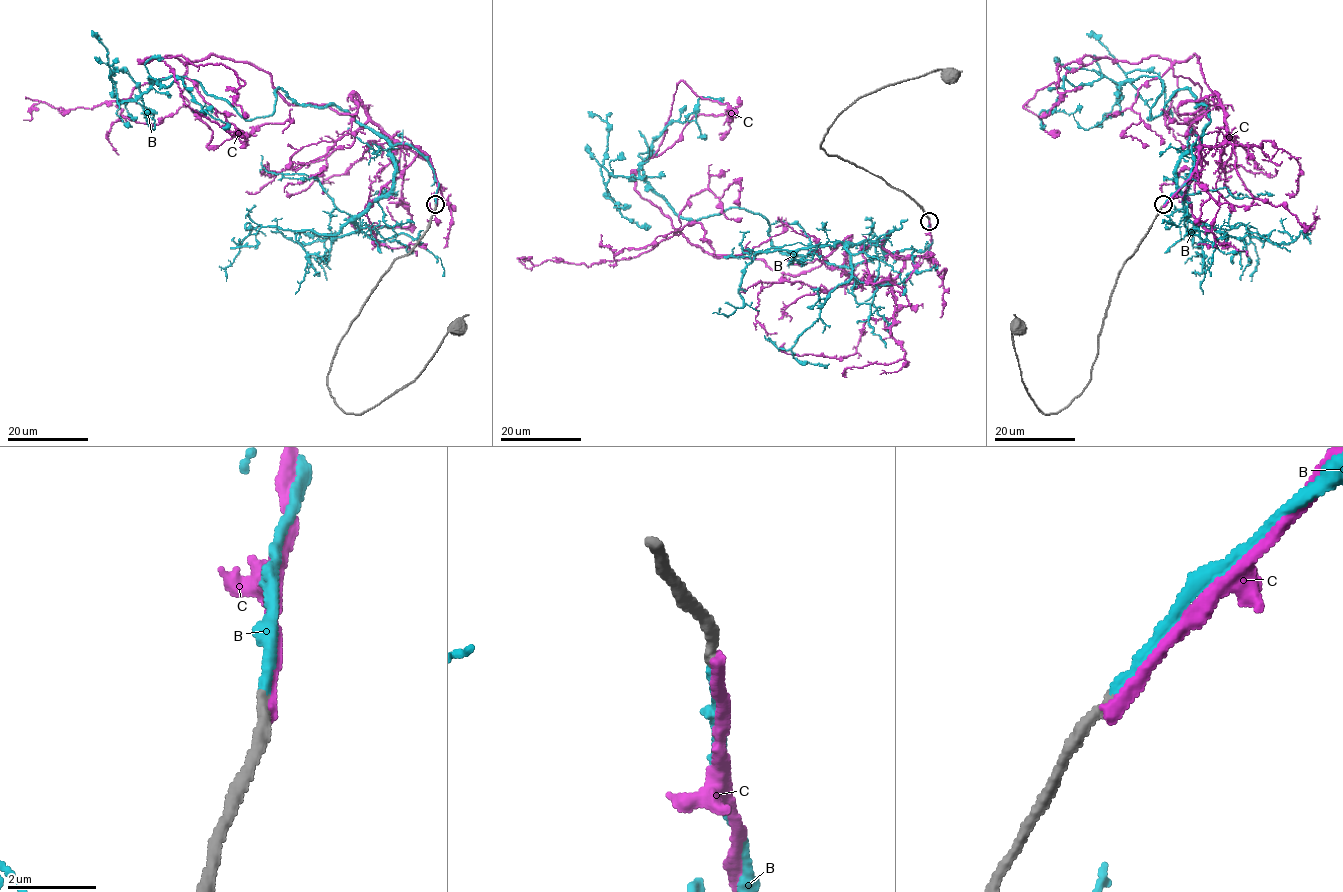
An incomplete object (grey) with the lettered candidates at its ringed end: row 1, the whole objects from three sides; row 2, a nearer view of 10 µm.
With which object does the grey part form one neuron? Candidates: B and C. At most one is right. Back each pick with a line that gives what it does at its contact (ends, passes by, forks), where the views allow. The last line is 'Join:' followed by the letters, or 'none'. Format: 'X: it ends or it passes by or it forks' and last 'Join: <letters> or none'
B: it ends
Join: B

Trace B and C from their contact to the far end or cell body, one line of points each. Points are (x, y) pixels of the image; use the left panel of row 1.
B: (435, 205), (411, 146), (280, 88), (274, 111), (245, 120), (184, 77), (118, 102), (114, 70), (152, 120)
C: (435, 206), (430, 159), (356, 95), (338, 113), (247, 63), (142, 61), (241, 136)

